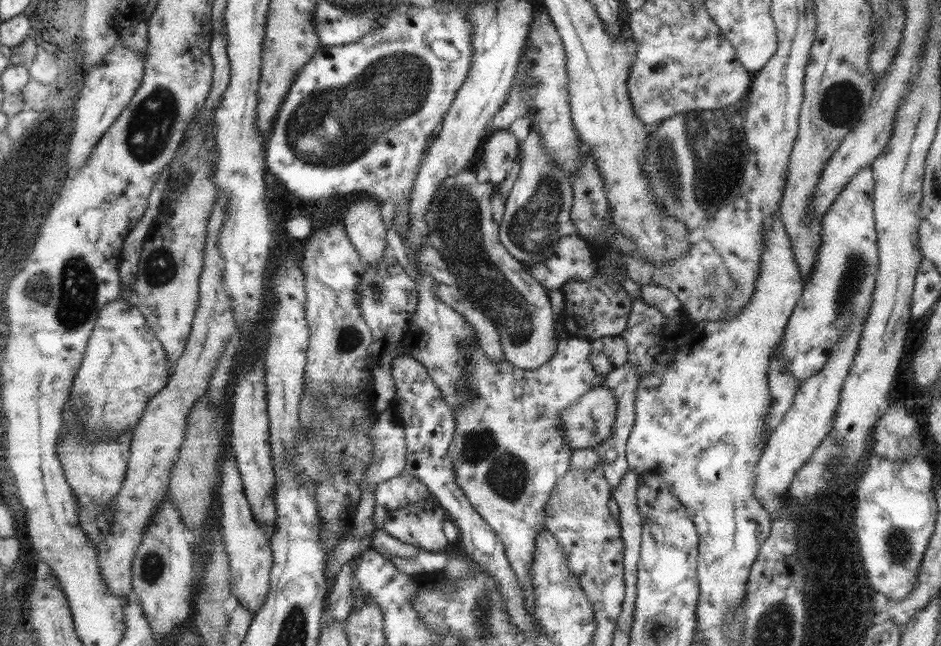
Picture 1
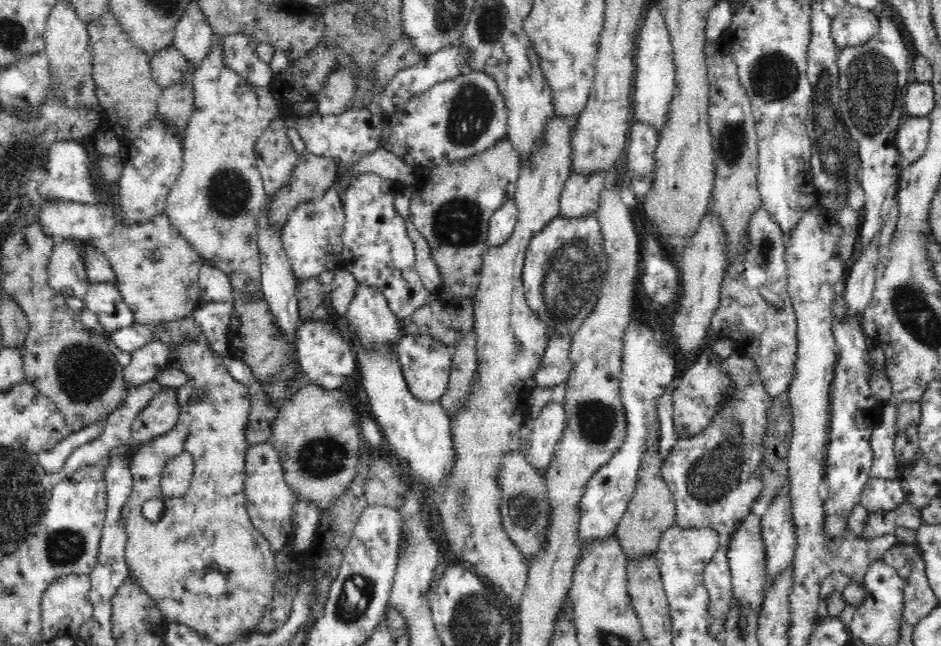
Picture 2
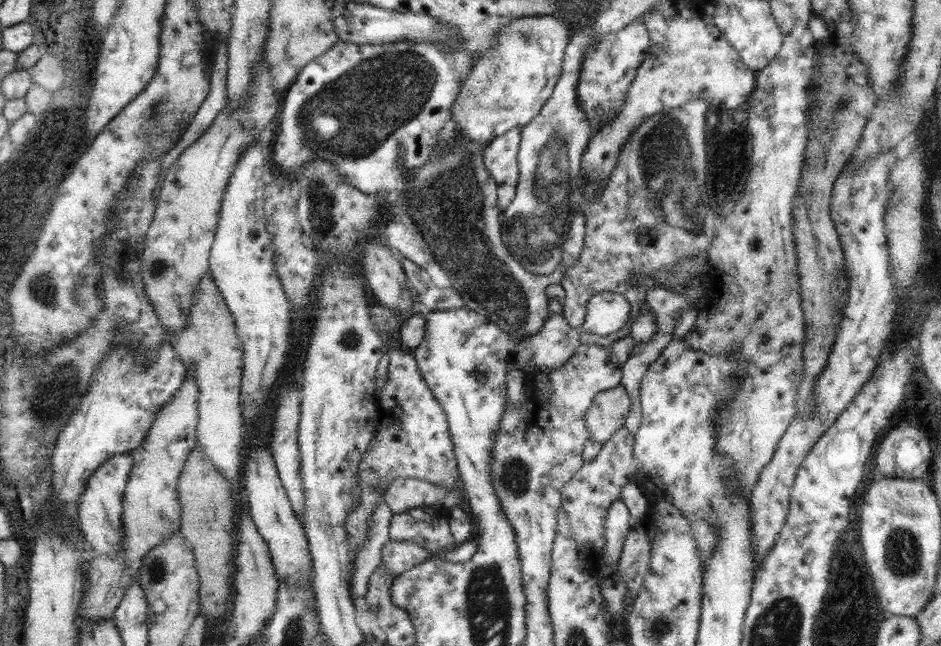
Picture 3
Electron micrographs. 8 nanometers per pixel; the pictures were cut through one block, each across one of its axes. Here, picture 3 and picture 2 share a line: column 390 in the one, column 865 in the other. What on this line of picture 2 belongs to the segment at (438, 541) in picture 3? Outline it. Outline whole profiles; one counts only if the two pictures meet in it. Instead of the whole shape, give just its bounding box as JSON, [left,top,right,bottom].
[861,501,923,540]

